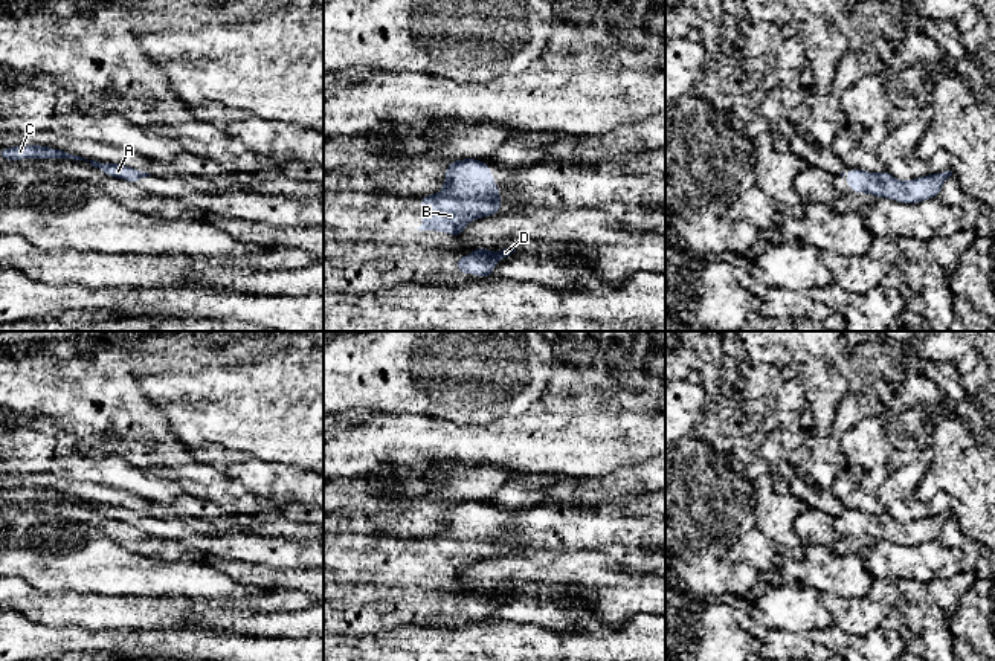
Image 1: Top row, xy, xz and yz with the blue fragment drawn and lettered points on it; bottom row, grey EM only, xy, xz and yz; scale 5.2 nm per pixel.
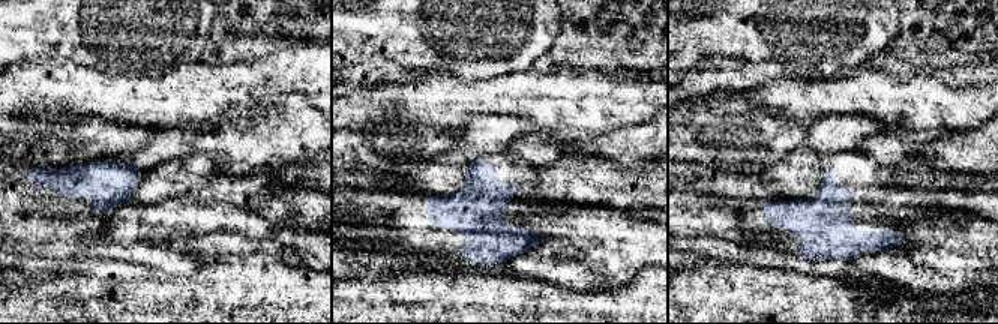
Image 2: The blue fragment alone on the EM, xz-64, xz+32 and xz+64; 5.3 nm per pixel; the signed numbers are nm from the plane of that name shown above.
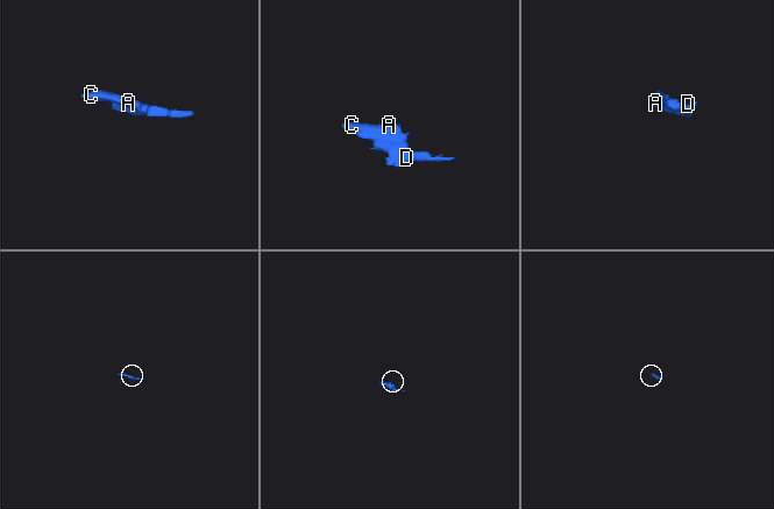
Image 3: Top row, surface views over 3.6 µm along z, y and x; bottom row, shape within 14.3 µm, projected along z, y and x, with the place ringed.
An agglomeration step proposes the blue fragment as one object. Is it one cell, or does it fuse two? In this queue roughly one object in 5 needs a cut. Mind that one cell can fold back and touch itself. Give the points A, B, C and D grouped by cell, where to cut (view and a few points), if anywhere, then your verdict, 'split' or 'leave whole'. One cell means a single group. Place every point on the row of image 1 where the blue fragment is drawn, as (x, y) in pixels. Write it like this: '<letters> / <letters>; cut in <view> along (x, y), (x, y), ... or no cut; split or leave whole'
A B C D; no cut; leave whole

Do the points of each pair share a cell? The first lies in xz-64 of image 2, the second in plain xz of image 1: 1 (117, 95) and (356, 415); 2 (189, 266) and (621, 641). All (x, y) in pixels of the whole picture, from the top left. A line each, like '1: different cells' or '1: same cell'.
1: different cells
2: different cells

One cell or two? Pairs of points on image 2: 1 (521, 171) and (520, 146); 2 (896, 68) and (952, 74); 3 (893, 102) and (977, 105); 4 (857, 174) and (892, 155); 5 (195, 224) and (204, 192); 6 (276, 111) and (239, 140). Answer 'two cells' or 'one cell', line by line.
1: two cells
2: one cell
3: one cell
4: two cells
5: two cells
6: one cell

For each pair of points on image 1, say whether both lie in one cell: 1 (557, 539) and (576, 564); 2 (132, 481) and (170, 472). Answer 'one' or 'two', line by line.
1: two
2: two

